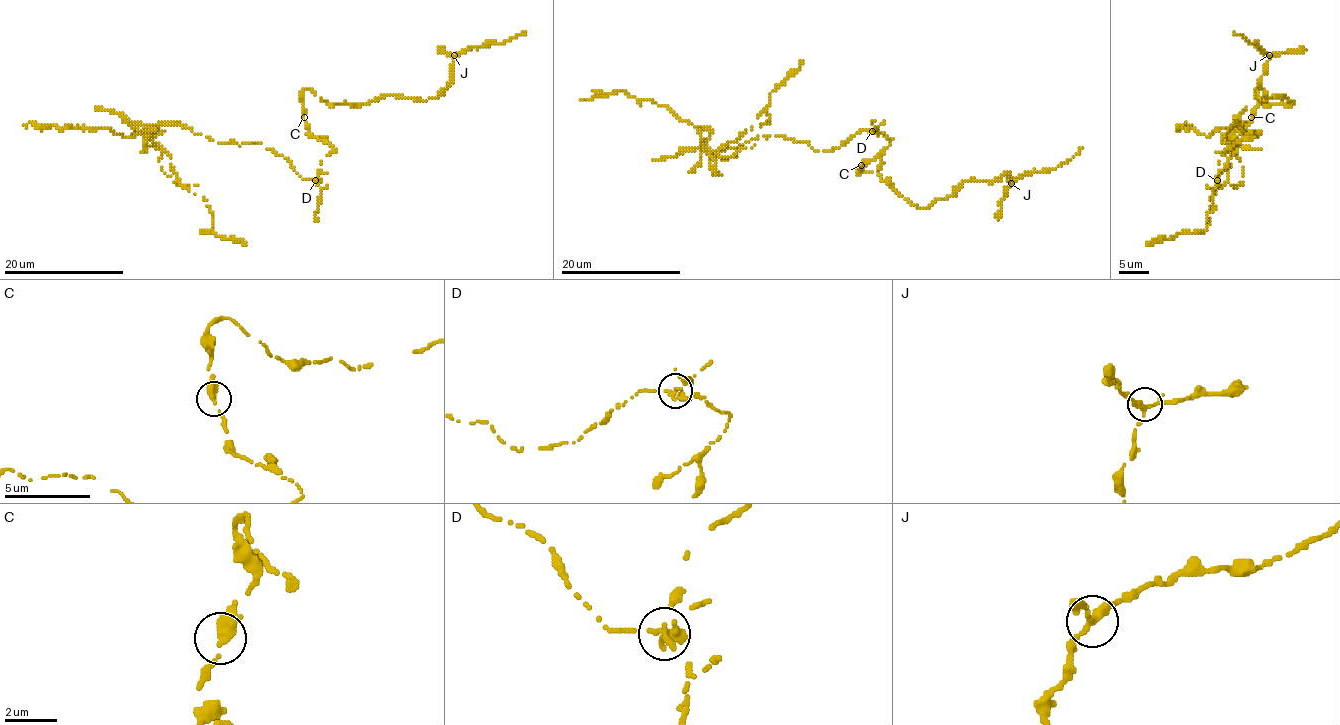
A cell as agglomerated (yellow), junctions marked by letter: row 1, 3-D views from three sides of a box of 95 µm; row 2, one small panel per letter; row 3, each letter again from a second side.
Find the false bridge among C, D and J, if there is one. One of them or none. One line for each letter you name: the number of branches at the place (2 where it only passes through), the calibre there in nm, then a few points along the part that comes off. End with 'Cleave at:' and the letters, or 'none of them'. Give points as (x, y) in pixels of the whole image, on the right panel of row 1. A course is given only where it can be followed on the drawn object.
D: Branches: 2. Thickness 300 nm. Course of the part to remove: (1216, 180), (1235, 156), (1222, 133), (1238, 124), (1207, 228), (1146, 246)
Cleave at: D

